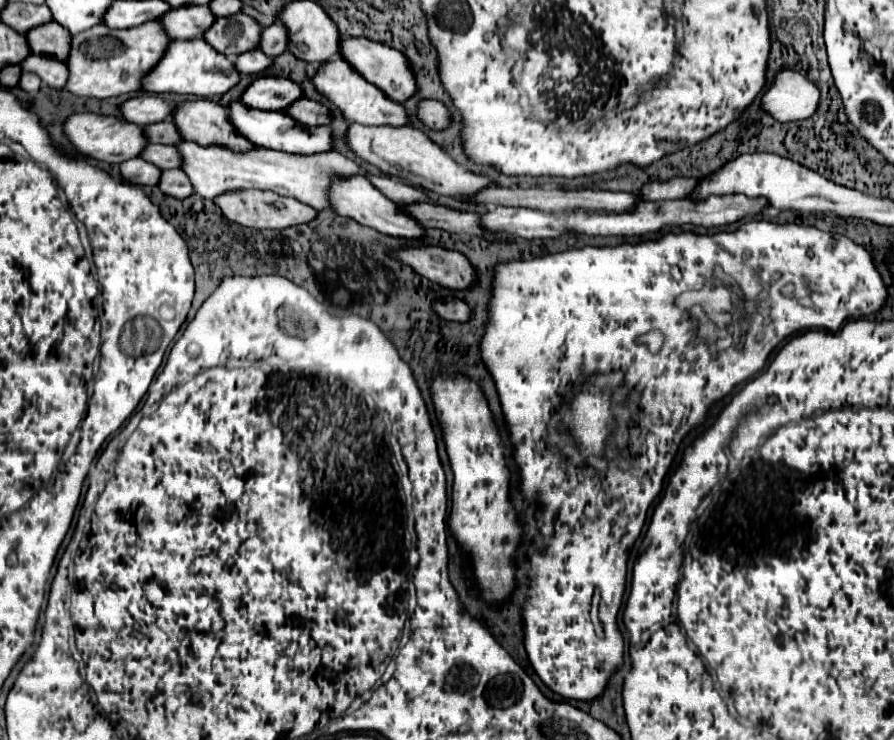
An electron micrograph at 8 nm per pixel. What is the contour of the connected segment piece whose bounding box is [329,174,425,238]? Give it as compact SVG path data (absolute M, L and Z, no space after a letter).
M351 174L345 180L343 178L333 178L333 182L329 186L329 206L339 216L353 218L359 224L375 228L375 230L379 230L383 234L389 234L389 236L421 238L425 234L425 230L407 212L399 210L397 204L393 204L389 198L385 198L385 194L381 196L381 190L377 190L377 186L373 186L369 182L369 178L365 178L361 174Z

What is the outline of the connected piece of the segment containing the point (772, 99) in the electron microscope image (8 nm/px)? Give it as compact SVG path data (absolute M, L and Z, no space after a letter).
M785 70L777 74L771 88L763 96L763 110L779 122L795 122L809 118L819 104L817 86L799 72Z

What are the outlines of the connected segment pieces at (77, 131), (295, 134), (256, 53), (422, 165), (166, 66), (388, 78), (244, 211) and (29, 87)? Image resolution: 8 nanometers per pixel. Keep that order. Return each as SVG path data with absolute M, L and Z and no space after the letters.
M91 112L71 114L63 124L63 134L67 136L67 140L73 144L73 148L79 154L109 162L109 164L121 164L125 160L137 158L147 144L143 138L141 126L125 122L117 116L99 116L99 114L91 114Z
M231 102L227 106L227 110L229 110L229 120L233 122L233 126L237 126L237 132L243 138L249 138L255 146L293 152L293 154L317 154L317 152L331 150L331 128L329 126L309 128L309 126L297 124L293 118L289 118L283 112L253 110L253 108L247 108L241 102Z
M249 50L245 54L239 54L235 60L237 70L245 74L261 74L269 64L271 64L271 58L267 58L261 50Z
M349 124L345 132L347 146L365 162L377 166L385 176L397 176L417 188L443 196L471 196L489 186L485 176L471 174L465 166L453 162L437 144L433 144L421 130L411 126L361 126Z
M203 38L195 40L173 40L163 58L141 78L141 90L145 92L175 92L175 94L195 94L199 98L223 94L233 88L239 80L239 74L231 60L215 52Z
M345 36L345 38L341 38L341 56L345 58L345 62L349 62L349 66L353 70L357 70L363 78L367 78L367 82L377 84L377 88L381 88L383 94L387 94L395 102L407 100L417 90L417 86L415 86L415 74L409 68L407 58L399 50L395 50L395 48L383 46L379 42L367 40L367 38Z
M229 190L229 194L219 194L217 198L213 198L215 206L221 208L223 216L231 222L237 222L241 226L249 226L255 230L281 230L281 228L289 228L295 224L305 224L311 222L317 216L317 210L313 210L311 206L295 200L295 198L285 198L279 196L271 190Z
M23 72L23 74L21 74L21 82L19 82L19 88L21 88L21 90L25 90L25 92L37 92L39 86L41 86L39 76L29 74L29 72Z

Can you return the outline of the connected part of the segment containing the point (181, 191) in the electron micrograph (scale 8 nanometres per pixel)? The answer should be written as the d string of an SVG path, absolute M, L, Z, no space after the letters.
M163 170L161 172L161 182L157 186L163 194L167 194L171 198L177 198L177 200L187 198L193 192L189 178L181 170Z

